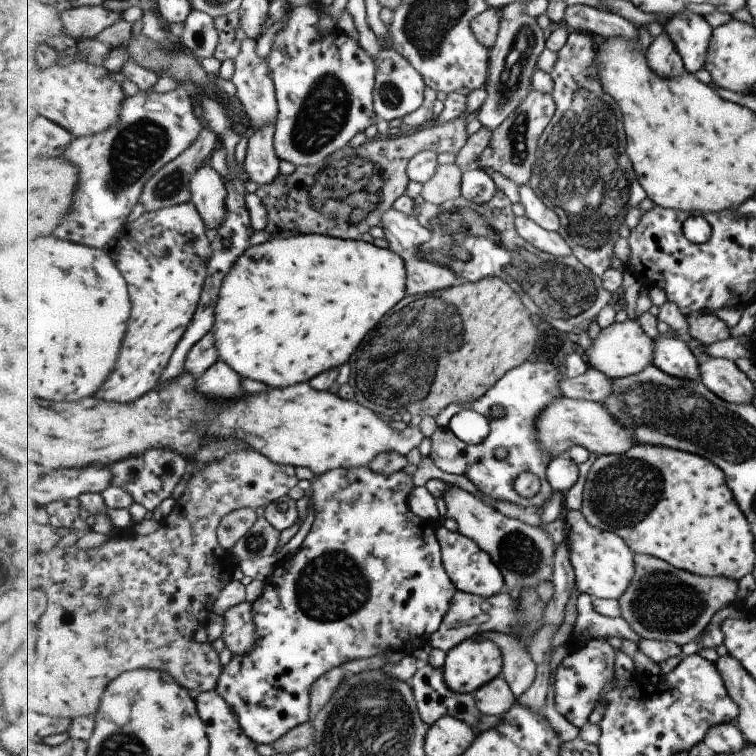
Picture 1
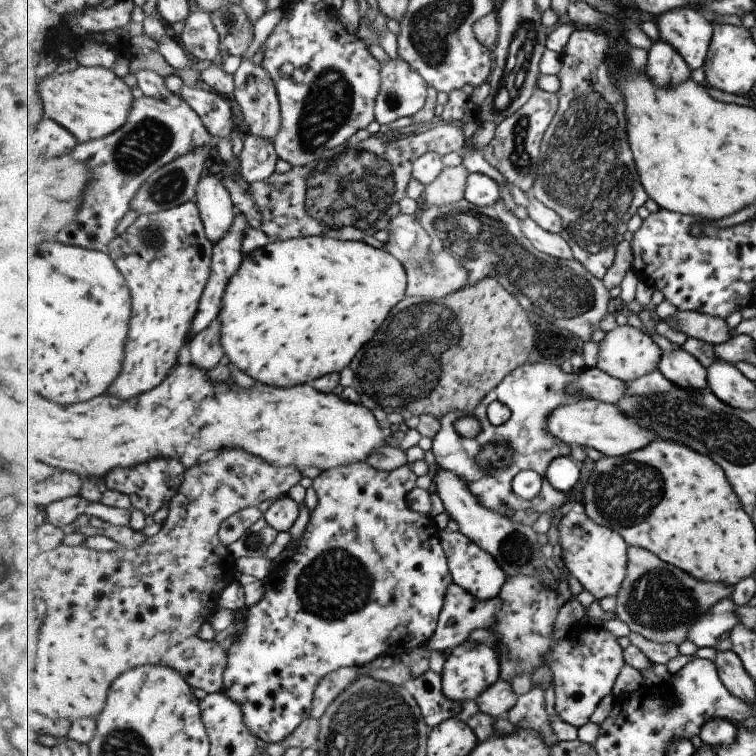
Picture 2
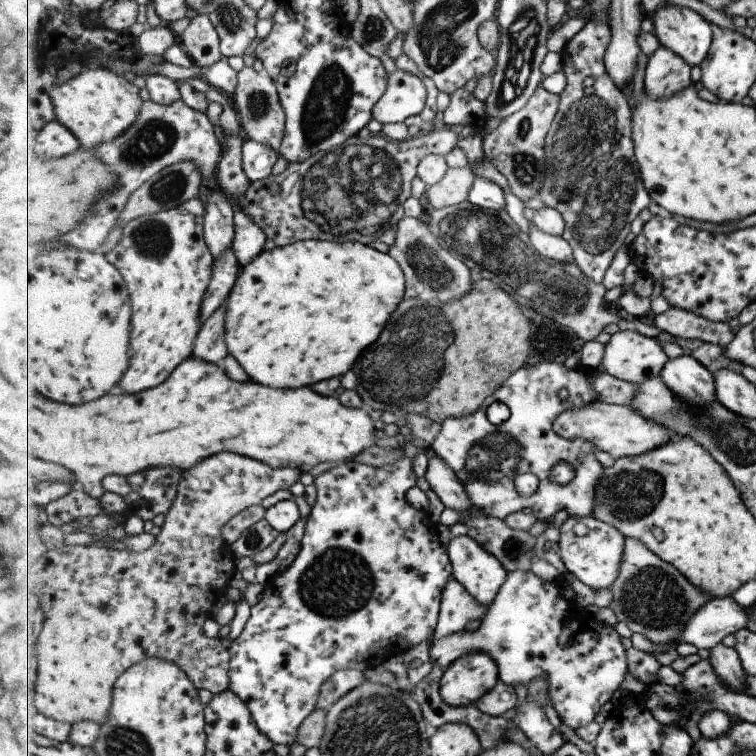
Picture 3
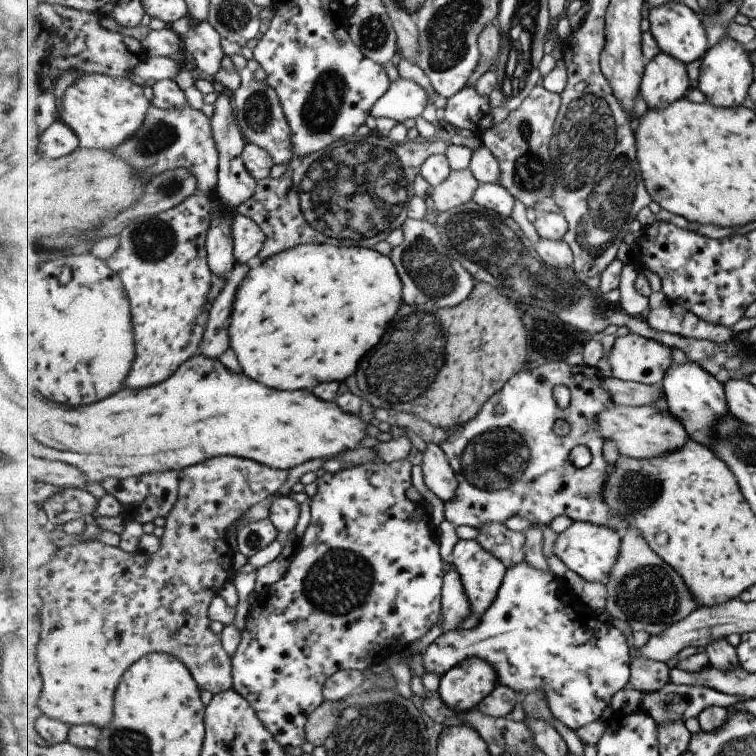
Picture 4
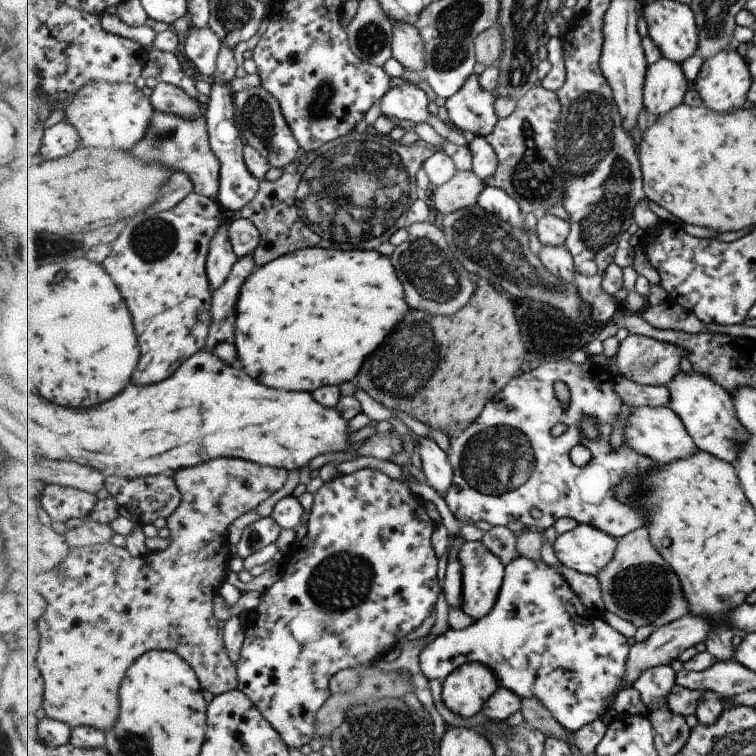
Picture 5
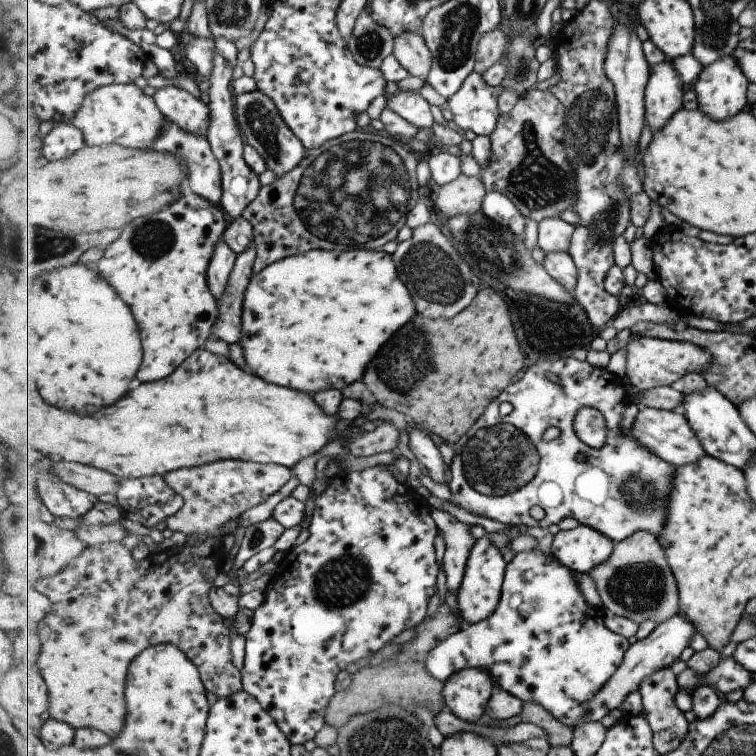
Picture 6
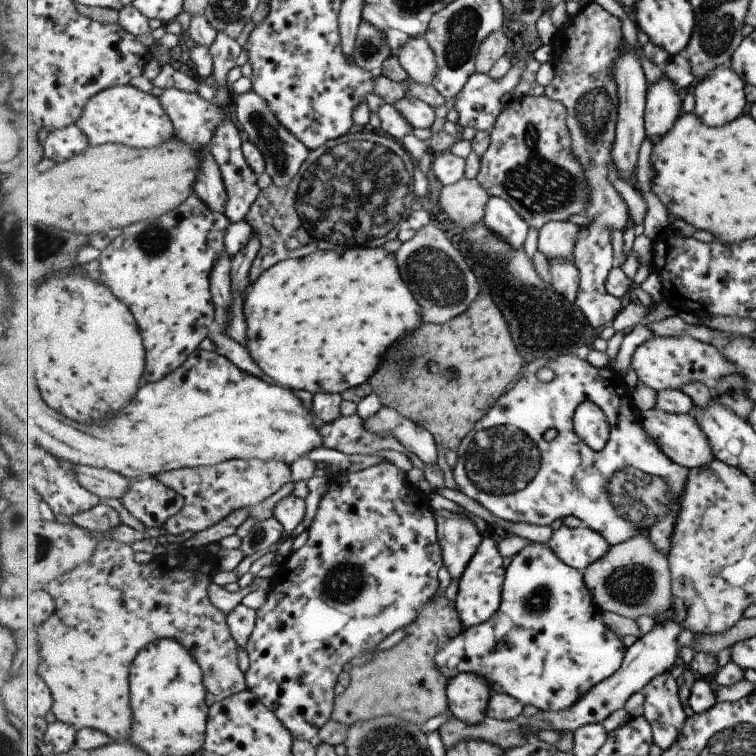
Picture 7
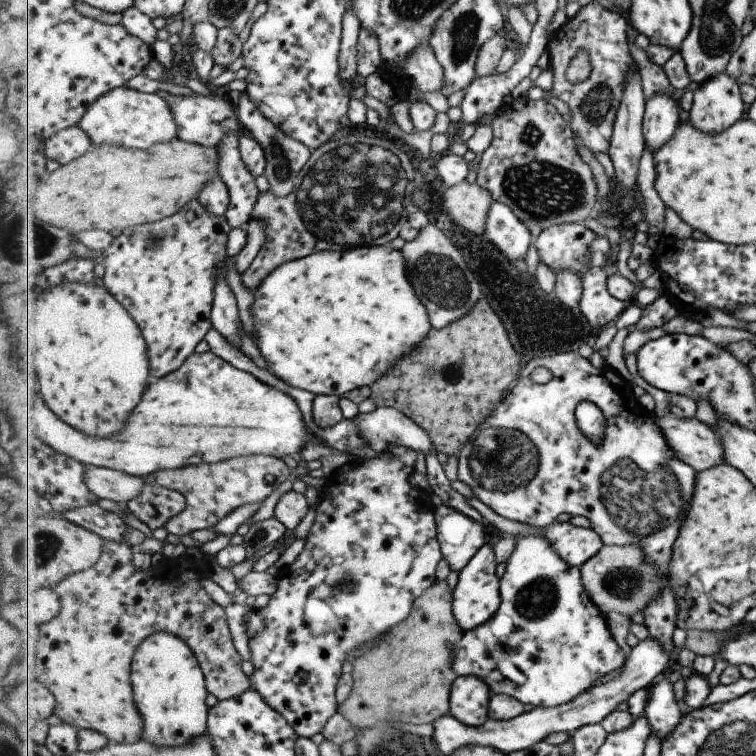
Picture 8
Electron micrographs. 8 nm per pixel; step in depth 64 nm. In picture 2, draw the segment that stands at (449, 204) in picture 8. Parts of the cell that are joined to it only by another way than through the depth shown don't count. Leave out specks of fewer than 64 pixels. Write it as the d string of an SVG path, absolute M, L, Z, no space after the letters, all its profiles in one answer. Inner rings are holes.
M463 165L445 167L441 176L425 186L423 191L424 204L435 206L447 206L452 202L466 198L467 182L470 173Z

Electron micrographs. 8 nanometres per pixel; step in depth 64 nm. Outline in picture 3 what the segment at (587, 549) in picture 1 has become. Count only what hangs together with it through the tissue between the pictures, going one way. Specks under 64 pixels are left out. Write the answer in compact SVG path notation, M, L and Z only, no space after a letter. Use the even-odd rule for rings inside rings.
M569 516L559 531L557 545L564 566L581 582L591 586L595 592L611 590L611 586L617 582L621 574L626 536L614 526L601 522L595 517Z

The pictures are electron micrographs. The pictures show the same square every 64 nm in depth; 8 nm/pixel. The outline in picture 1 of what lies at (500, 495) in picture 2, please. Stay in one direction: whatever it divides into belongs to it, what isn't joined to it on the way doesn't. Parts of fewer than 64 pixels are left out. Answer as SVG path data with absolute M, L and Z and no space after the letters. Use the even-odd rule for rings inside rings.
M527 361L511 372L507 372L481 400L477 400L473 404L448 405L436 418L439 424L437 432L430 436L429 456L432 462L442 471L467 477L480 494L491 499L511 502L531 511L546 506L548 500L551 500L551 496L555 494L554 488L547 480L547 469L553 456L539 446L535 422L553 400L564 397L559 388L559 382L565 377L565 375L559 374L557 366L553 366L553 364ZM497 404L504 408L505 414L501 418L493 418L493 406L497 406ZM463 409L473 409L489 420L491 432L481 444L467 444L457 438L457 435L449 428L453 416L463 412ZM500 447L507 451L504 461L497 460L493 455L495 450ZM523 472L531 472L540 479L540 489L531 498L523 498L515 490L515 478L521 476Z

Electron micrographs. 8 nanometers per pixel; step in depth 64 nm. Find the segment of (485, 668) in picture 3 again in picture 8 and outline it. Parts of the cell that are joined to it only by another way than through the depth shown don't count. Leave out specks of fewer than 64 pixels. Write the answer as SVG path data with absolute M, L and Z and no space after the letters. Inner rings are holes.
M458 676L451 691L450 715L467 726L481 726L489 719L491 695L485 680L477 676Z

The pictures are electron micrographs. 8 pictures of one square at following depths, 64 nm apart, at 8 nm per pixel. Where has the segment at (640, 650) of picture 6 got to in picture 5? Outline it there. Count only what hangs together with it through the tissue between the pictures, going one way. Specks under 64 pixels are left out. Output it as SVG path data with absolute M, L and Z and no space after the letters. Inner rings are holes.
M687 614L683 618L677 618L673 622L669 622L665 626L661 626L659 630L654 631L653 634L643 642L634 642L630 648L627 664L627 674L625 674L625 684L619 688L625 690L625 688L633 688L633 684L639 680L639 676L649 670L649 668L657 668L657 666L669 665L671 662L675 662L688 648L697 646L701 642L705 643L709 634L711 634L711 628L713 624L703 618L703 616L693 616L693 614Z

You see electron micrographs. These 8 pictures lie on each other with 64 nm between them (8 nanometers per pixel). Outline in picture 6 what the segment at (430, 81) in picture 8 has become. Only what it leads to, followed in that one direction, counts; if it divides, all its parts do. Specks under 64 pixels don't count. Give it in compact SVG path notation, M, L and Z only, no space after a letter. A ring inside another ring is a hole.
M419 32L401 34L394 43L393 55L410 75L427 80L433 66L433 54Z

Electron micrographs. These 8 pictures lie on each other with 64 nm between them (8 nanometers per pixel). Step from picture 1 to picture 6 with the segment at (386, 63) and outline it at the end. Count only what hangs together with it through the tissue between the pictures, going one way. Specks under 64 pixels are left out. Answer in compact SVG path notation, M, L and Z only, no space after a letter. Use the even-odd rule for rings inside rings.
M418 91L399 92L387 99L387 106L417 128L431 128L433 126L431 104Z

